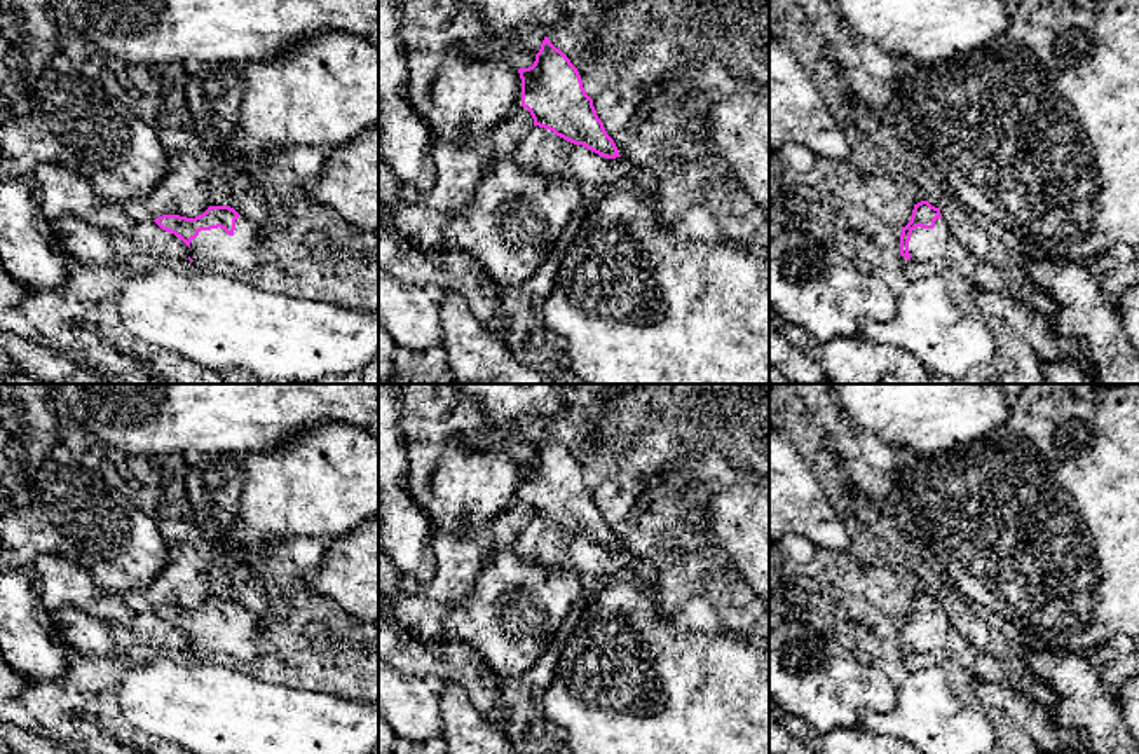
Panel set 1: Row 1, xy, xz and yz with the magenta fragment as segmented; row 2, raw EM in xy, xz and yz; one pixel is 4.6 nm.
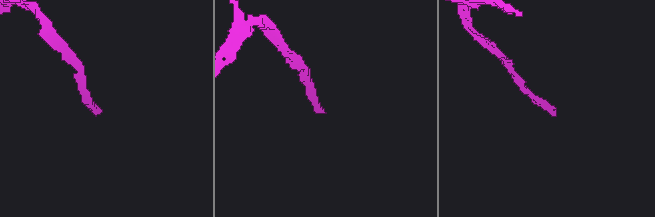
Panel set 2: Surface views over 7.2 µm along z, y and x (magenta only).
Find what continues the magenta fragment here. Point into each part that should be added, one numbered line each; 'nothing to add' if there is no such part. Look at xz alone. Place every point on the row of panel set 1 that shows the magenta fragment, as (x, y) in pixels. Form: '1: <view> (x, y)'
nothing to add

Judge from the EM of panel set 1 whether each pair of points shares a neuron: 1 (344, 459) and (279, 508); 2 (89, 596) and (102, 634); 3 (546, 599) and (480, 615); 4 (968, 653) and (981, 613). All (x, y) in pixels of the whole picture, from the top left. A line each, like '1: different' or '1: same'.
1: same
2: different
3: same
4: same

